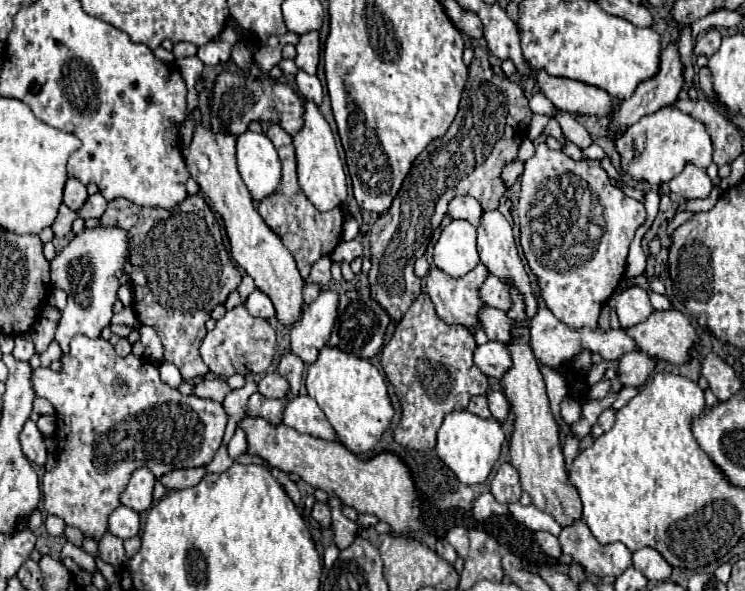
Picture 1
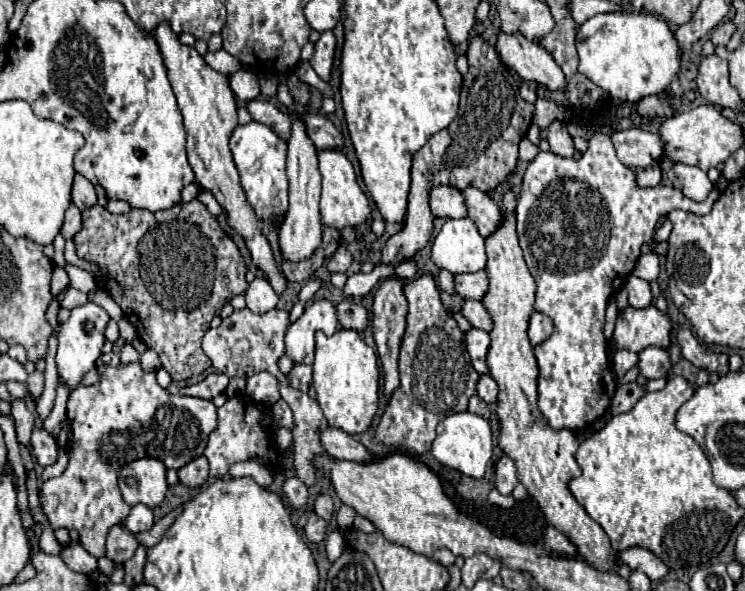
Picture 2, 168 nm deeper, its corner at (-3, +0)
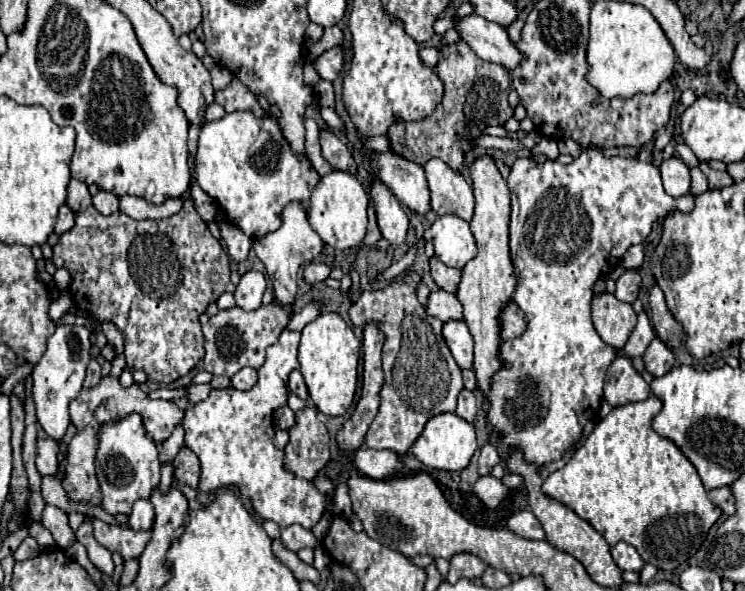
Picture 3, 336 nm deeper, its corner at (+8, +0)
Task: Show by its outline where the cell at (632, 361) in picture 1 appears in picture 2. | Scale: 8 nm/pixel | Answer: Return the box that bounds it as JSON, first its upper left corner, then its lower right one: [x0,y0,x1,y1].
[638,346,670,380]

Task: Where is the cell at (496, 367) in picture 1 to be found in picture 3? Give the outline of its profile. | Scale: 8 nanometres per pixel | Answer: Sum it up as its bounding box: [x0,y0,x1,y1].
[443,320,473,368]

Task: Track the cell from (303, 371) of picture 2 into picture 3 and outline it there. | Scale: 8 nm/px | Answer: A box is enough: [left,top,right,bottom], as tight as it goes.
[289,370,309,400]

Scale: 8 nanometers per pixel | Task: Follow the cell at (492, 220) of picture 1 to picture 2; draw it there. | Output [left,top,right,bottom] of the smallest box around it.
[462,188,504,236]

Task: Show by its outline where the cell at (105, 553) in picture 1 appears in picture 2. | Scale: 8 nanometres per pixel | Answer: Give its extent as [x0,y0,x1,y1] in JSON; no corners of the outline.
[106,524,138,564]

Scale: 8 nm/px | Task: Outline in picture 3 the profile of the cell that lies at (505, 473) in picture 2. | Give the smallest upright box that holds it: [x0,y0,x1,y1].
[477,442,501,476]

